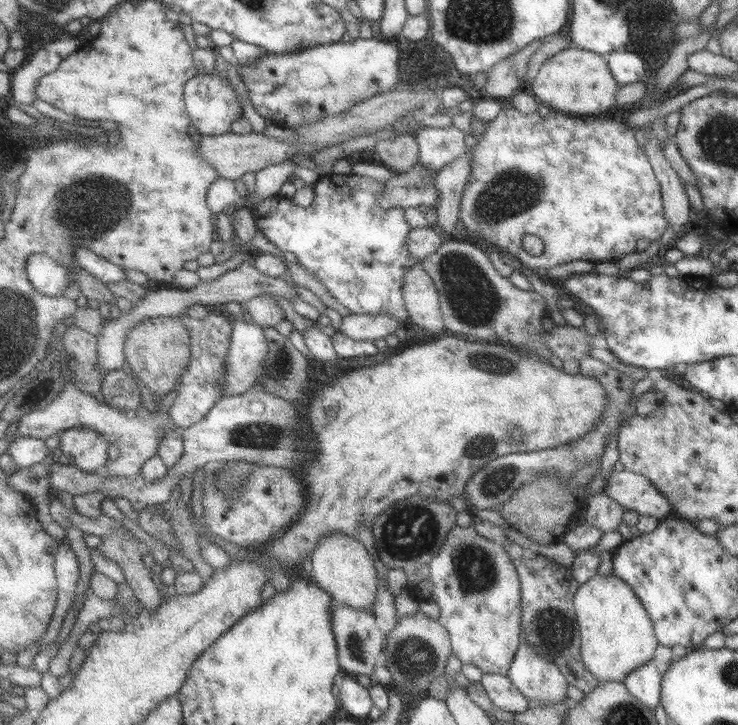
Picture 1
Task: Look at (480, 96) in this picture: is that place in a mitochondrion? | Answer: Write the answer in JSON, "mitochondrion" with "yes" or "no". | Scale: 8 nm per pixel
{"mitochondrion":"no"}

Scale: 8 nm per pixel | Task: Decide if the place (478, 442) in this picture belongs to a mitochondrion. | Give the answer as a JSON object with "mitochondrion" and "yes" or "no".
{"mitochondrion":"yes"}

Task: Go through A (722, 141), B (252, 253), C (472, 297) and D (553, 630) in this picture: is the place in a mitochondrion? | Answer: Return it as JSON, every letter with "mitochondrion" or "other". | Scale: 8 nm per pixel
{"A":"mitochondrion","B":"other","C":"mitochondrion","D":"mitochondrion"}

